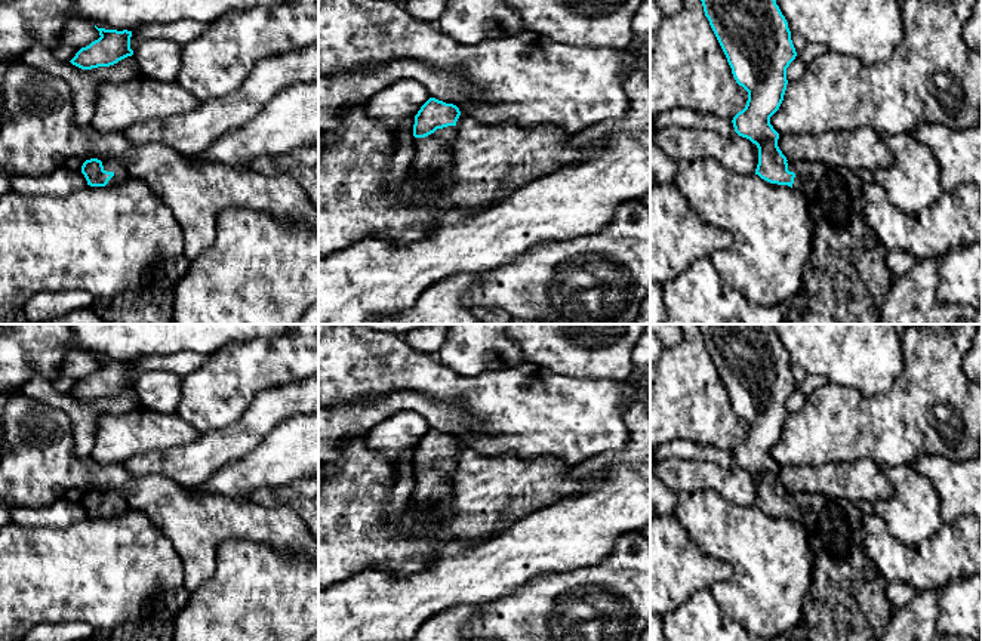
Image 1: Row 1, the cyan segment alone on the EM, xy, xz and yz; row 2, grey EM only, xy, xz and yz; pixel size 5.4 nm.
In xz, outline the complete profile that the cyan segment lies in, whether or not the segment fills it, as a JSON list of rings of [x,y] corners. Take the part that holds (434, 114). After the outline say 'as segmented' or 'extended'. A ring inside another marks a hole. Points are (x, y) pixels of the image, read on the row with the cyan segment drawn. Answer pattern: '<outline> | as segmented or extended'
[[[430,98],[415,115],[416,150],[410,172],[418,187],[435,189],[449,182],[459,115],[456,105],[435,98]]] | extended

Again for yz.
[[[776,0],[701,1],[736,83],[748,92],[745,108],[733,117],[732,123],[739,136],[749,139],[758,148],[755,175],[770,184],[788,185],[800,191],[806,198],[807,210],[815,225],[812,258],[804,268],[803,286],[795,296],[779,305],[785,320],[791,324],[878,324],[880,308],[890,290],[893,277],[887,268],[887,249],[866,224],[862,181],[855,170],[846,167],[788,160],[778,147],[779,133],[770,124],[770,117],[779,110],[784,101],[788,84],[786,68],[797,56],[788,22]]] | extended

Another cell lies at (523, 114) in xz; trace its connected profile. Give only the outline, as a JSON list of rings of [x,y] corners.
[[[318,0],[320,74],[369,71],[398,58],[462,73],[477,95],[465,99],[459,111],[477,123],[514,120],[523,127],[552,124],[572,135],[628,113],[629,101],[624,86],[635,62],[629,49],[579,47],[532,31],[462,46],[437,22],[412,16],[393,0]]]

